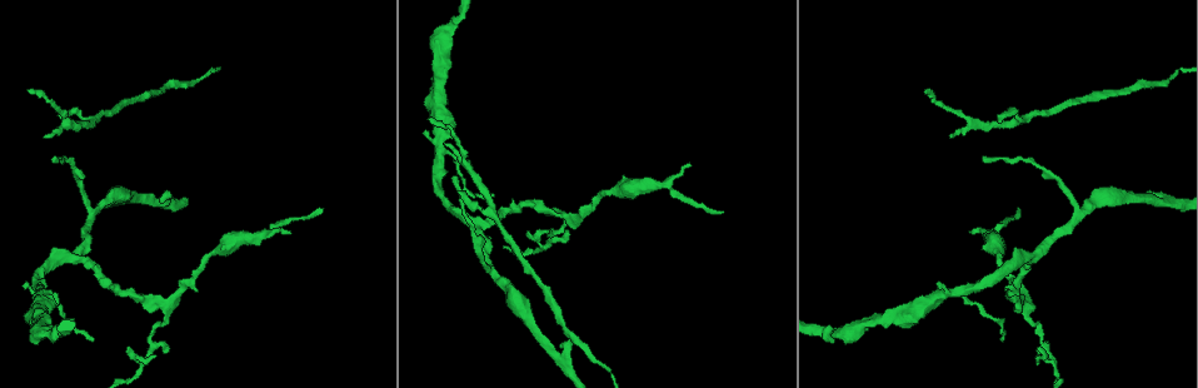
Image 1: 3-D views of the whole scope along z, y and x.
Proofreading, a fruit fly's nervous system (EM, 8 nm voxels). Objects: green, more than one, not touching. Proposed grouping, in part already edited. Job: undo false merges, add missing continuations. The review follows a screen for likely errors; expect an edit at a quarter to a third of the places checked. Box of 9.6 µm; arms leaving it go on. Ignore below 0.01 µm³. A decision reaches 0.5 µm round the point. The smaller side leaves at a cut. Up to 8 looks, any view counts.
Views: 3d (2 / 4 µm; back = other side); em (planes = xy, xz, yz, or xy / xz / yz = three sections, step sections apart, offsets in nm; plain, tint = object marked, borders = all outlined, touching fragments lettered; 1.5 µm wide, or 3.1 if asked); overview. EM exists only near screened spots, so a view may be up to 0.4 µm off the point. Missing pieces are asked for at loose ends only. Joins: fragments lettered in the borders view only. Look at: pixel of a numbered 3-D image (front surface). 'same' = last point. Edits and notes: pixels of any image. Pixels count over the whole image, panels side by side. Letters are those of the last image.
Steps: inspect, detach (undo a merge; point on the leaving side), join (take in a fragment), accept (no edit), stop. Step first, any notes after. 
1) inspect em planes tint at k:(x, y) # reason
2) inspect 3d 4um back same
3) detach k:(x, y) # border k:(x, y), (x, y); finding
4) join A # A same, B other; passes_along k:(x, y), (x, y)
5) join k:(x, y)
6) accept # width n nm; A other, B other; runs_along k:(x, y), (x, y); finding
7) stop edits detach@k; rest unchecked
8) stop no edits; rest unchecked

inspect 3d 2um at 1:(621, 192) # thick turns thin

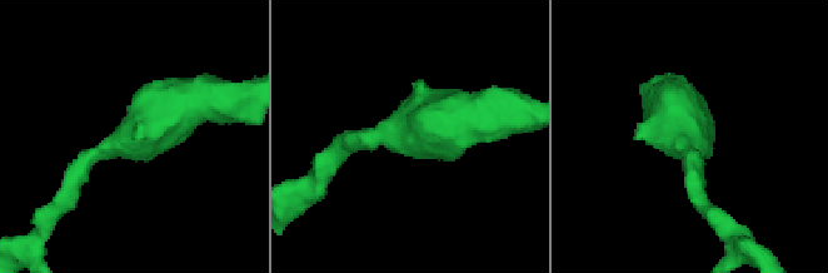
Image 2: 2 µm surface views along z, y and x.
inspect em xz step 8 borders at 2:(415, 140) # shape alone is not enough

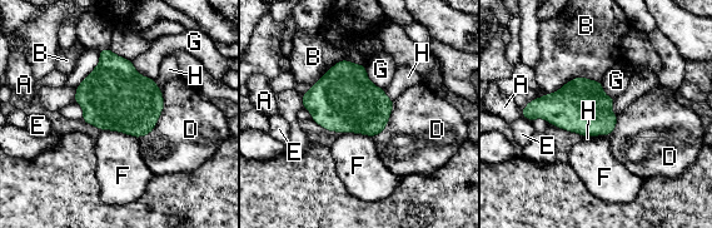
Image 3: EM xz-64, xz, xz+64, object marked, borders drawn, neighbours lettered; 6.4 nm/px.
accept # A other, B other, D other, E other, F other, G other, H other; border 3:(101, 129), (124, 132), (138, 139); continuous, no second neuron

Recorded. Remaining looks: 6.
inspect 3d 4um at 1:(568, 217) # a fork

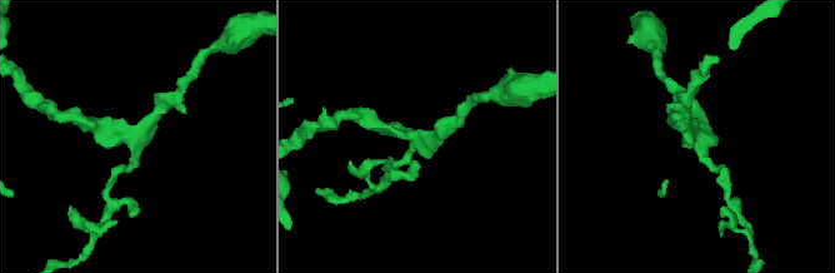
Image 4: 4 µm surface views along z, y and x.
inspect em planes borders at 4:(694, 132) # now the EM

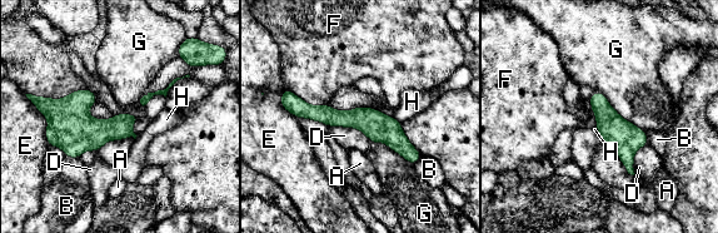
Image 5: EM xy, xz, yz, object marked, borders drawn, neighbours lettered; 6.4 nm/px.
accept # A other, B other, D other, E other, F other, G other, H other; border 5:(330, 125), (355, 127), (372, 143); continuous, no second neuron

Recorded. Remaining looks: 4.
inspect 3d 2um at 1:(950, 137) # free end

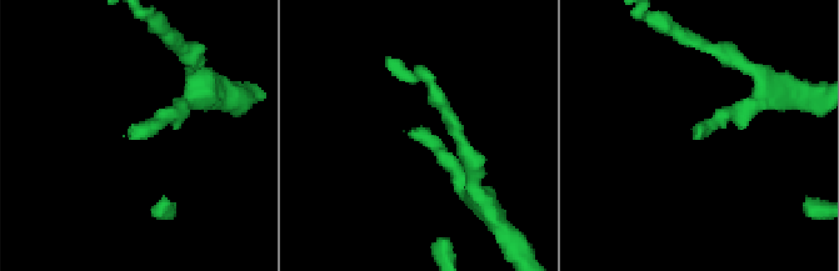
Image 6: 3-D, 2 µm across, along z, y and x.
inspect em planes borders at 6:(135, 139)

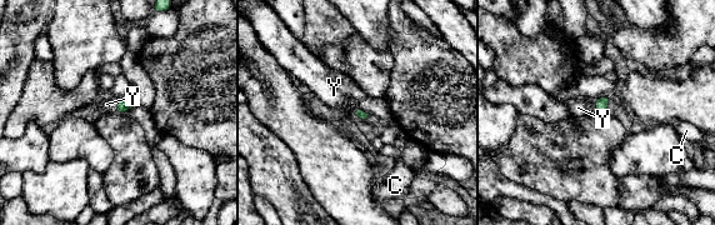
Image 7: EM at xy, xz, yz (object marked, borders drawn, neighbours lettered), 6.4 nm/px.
join Y # C other, Y same; passes_along 7:(124, 104), (118, 105), (106, 104); the neuron continues

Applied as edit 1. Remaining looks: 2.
stop edits join@7; rest unchecked

